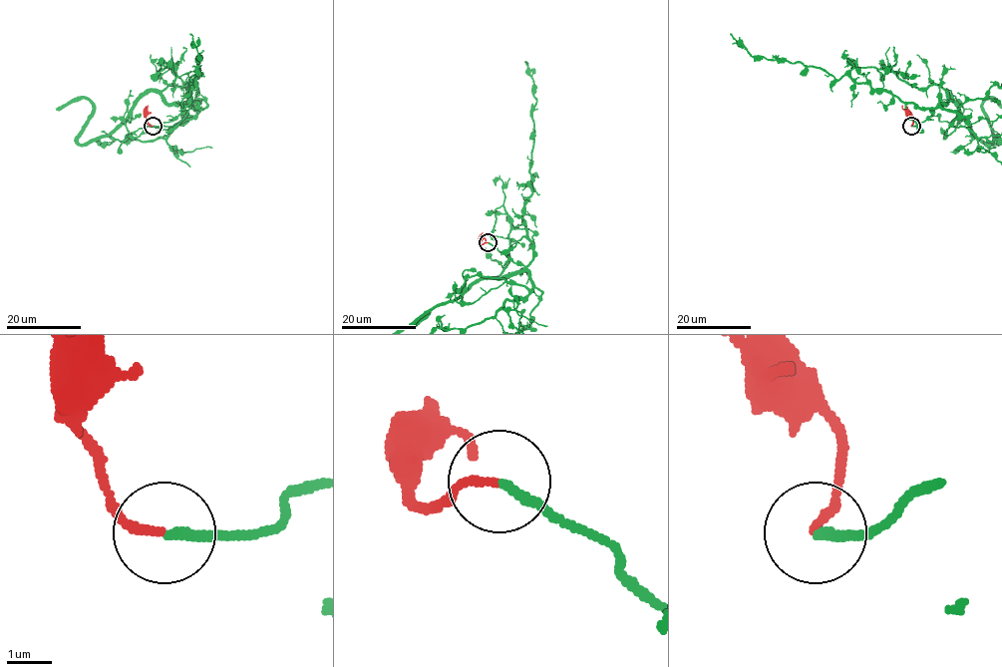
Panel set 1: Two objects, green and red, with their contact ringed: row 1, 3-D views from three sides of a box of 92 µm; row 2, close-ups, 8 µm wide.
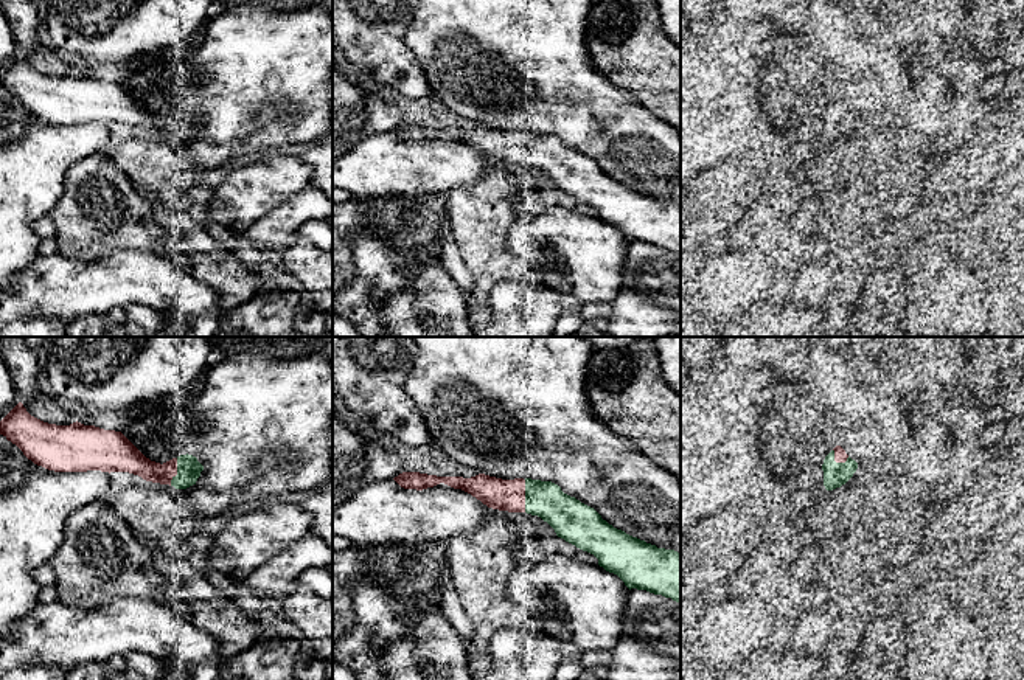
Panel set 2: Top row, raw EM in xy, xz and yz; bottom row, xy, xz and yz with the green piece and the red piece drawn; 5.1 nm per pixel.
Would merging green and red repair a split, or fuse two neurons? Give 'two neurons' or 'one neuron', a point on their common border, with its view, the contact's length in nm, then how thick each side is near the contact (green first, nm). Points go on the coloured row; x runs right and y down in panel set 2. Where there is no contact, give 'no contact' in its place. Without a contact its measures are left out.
one neuron; contact xz (525, 496); length 170 nm; calibres 200 and 160 nm

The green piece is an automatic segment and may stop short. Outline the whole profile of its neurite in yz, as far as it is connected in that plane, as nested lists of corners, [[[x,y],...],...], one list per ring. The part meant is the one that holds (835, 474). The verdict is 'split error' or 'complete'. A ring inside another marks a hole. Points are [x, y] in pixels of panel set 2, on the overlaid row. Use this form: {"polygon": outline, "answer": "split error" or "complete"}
{"polygon": [[[836,446],[824,460],[824,486],[833,491],[845,484],[858,469],[858,463],[852,460],[841,446]]], "answer": "split error"}

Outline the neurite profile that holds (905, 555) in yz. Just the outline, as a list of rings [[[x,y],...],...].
[[[942,505],[928,506],[925,514],[912,525],[911,531],[906,534],[903,543],[897,550],[897,554],[893,557],[895,567],[909,565],[921,551],[921,545],[920,545],[921,531],[926,526],[928,520],[939,512],[940,506]]]

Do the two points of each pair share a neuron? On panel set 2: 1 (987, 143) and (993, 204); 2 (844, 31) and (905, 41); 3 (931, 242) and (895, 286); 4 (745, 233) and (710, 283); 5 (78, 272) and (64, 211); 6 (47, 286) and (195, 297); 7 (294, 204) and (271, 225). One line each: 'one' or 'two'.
1: two
2: one
3: two
4: two
5: two
6: one
7: one

